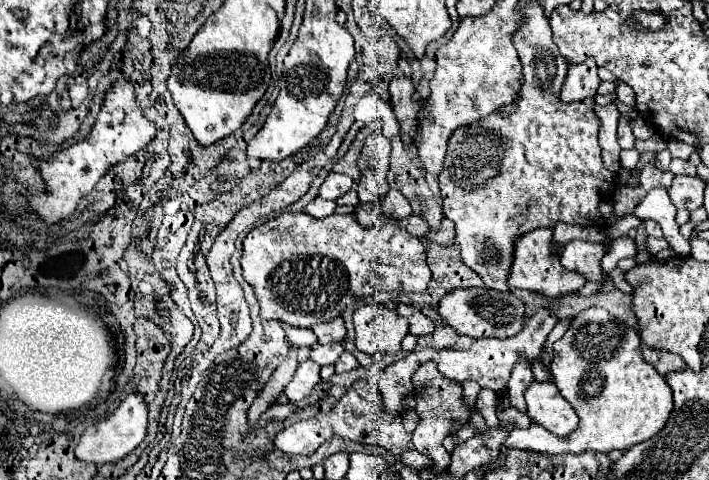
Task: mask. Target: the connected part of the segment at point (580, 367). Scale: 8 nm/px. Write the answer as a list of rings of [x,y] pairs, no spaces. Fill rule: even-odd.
[[[600,307],[584,309],[570,321],[570,327],[564,333],[564,337],[554,343],[554,359],[550,363],[550,371],[552,371],[554,383],[560,389],[562,397],[574,407],[574,411],[580,417],[578,429],[566,439],[560,439],[546,429],[512,429],[500,449],[500,455],[498,455],[500,463],[506,461],[508,449],[534,449],[534,451],[540,451],[546,455],[582,453],[588,449],[602,451],[602,453],[608,453],[612,449],[626,451],[632,445],[654,437],[670,417],[670,411],[672,411],[670,385],[650,363],[646,363],[642,359],[640,337],[636,333],[636,329],[624,325],[624,321],[612,317],[606,309],[600,309]]]

